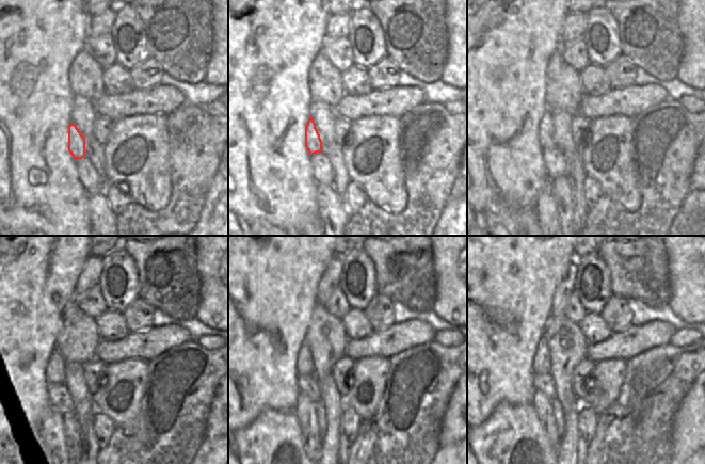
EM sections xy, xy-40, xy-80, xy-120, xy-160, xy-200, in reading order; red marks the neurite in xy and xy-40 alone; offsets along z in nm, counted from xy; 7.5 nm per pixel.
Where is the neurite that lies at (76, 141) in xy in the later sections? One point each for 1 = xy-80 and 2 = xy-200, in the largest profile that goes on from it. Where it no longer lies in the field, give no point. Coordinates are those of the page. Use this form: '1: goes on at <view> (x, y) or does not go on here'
1: goes on at xy-80 (546, 133)
2: goes on at xy-200 (541, 360)

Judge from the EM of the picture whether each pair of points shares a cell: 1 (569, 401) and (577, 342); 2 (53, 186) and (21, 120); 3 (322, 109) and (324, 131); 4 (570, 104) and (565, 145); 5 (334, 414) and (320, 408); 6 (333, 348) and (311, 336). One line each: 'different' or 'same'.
1: same
2: same
3: same
4: different
5: different
6: same

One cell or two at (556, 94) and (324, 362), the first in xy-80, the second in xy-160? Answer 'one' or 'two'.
one

